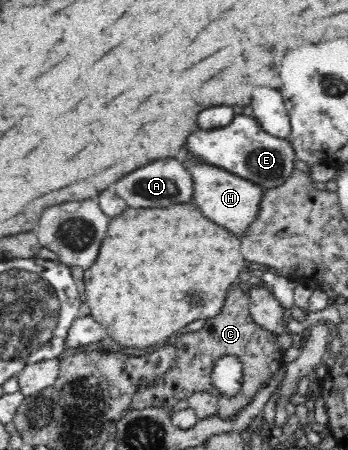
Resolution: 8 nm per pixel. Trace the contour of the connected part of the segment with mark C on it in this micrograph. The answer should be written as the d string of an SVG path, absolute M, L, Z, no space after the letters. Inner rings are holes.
M237 283L234 284L227 293L225 305L223 305L219 315L206 319L199 331L182 333L180 337L176 338L173 344L178 356L176 364L163 373L161 377L147 385L141 385L135 390L131 400L132 409L162 407L171 411L180 399L188 399L195 392L207 392L217 398L217 414L223 419L233 419L243 407L251 403L251 399L255 397L261 383L276 377L281 367L285 365L283 360L285 350L281 349L278 344L277 334L263 329L253 321L249 304L249 293L243 292ZM222 355L235 355L241 360L243 366L241 389L231 399L220 395L211 381L214 361Z

